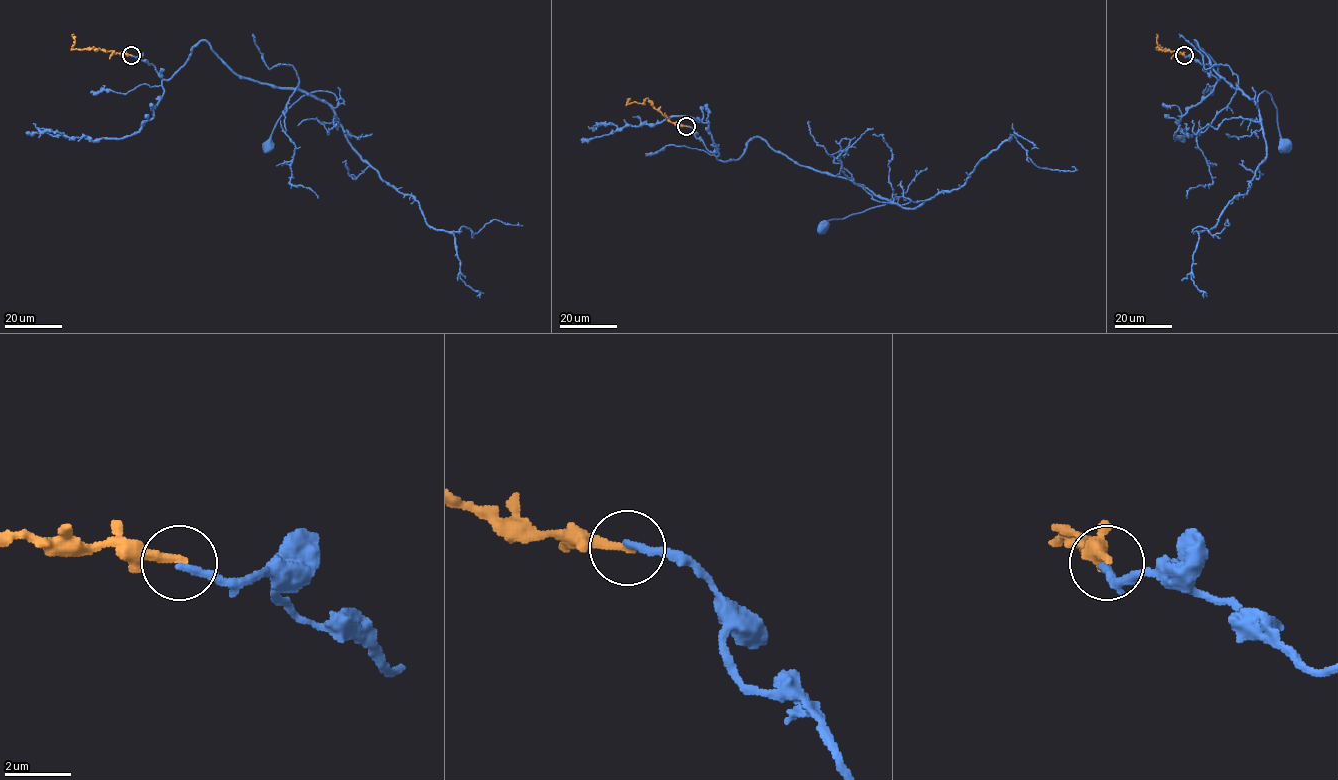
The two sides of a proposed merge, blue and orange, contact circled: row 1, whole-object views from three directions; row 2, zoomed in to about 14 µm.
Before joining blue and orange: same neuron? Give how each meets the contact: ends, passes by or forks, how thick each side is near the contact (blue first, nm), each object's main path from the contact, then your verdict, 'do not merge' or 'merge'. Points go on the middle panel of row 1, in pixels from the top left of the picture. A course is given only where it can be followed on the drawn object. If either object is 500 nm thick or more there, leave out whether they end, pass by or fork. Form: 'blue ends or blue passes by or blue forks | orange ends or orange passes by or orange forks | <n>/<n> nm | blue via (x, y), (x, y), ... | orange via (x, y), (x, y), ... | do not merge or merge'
blue ends | orange ends | 240/280 nm | blue via (686, 126), (717, 159), (737, 160), (747, 143), (759, 137), (798, 163), (892, 199), (823, 226) | orange via (686, 126), (672, 123), (647, 98), (641, 103), (629, 103), (629, 98) | do not merge

